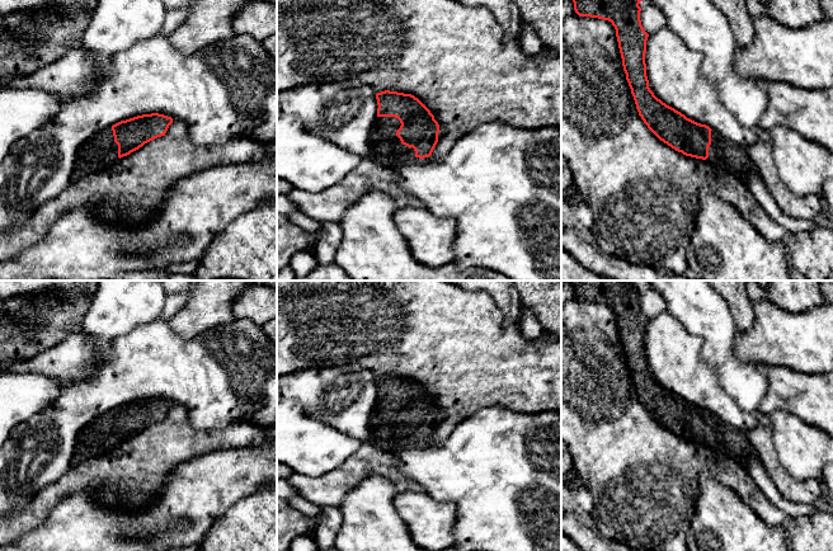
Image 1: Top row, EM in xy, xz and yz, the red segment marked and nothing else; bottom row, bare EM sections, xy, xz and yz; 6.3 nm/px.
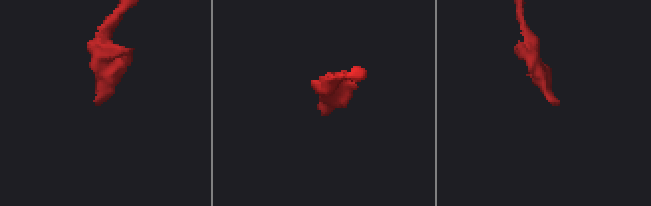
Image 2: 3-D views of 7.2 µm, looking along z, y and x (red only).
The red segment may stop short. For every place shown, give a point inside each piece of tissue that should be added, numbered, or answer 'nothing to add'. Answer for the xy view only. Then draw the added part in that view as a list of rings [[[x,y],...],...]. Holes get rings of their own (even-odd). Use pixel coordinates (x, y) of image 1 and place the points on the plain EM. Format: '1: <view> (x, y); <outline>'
1: xy (100, 436); [[[109,410],[97,416],[83,429],[77,438],[72,465],[104,455],[118,443],[118,429],[114,427],[112,410]]]

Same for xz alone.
1: xz (387, 434); [[[377,401],[372,416],[372,438],[370,444],[392,453],[415,443],[414,433],[403,429],[396,420],[400,410],[400,405],[395,401]]]

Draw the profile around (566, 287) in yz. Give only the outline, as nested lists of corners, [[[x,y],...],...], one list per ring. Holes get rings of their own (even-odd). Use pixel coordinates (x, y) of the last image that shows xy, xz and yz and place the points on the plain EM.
[[[561,281],[561,309],[574,297],[574,287],[570,281]]]

